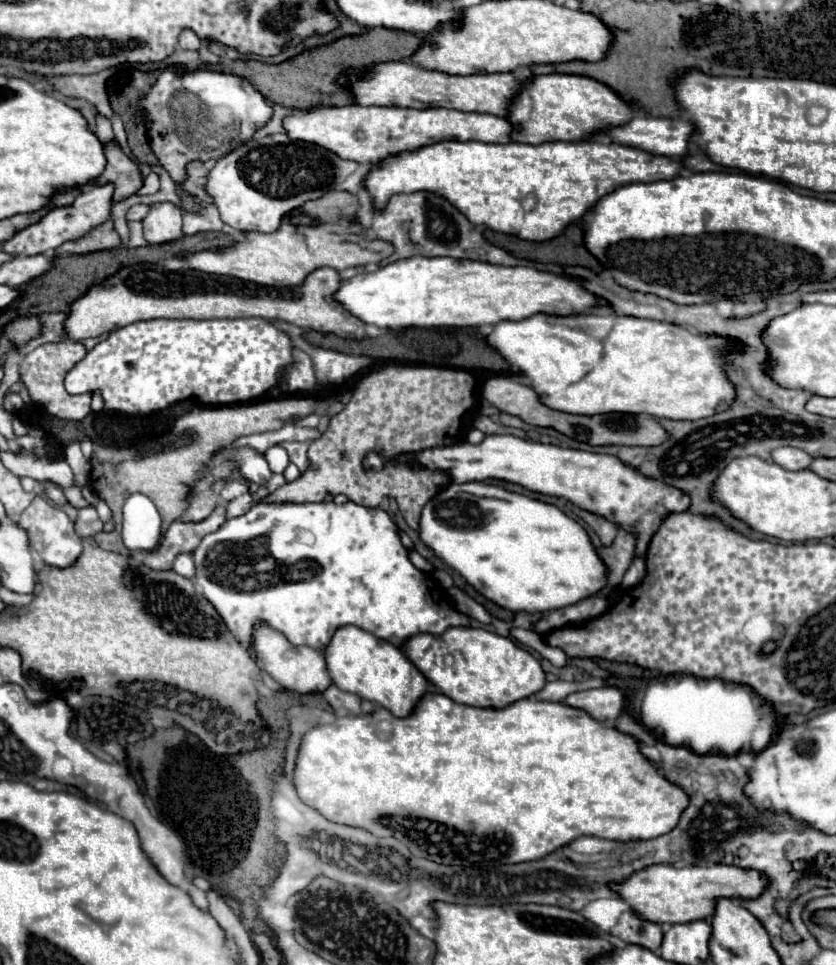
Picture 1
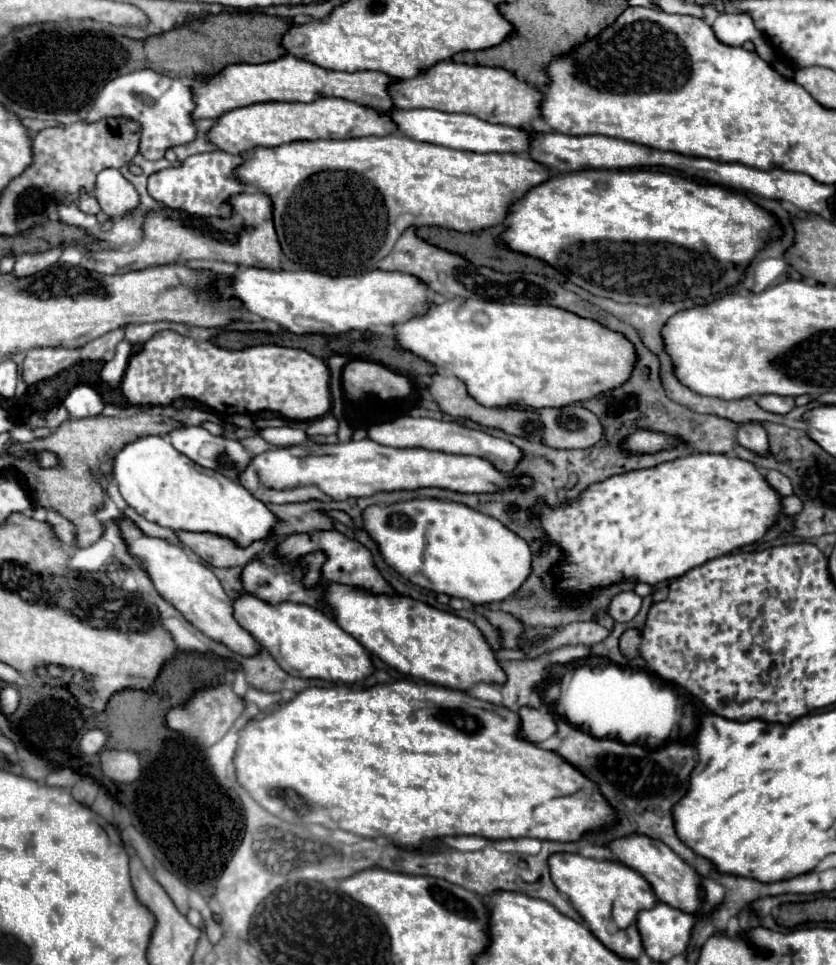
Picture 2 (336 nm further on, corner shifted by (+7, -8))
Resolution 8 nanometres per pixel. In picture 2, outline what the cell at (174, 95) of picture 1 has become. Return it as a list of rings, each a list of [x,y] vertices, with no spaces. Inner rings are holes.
[[[138,69],[110,79],[96,93],[86,115],[86,123],[94,123],[106,117],[126,117],[140,123],[140,155],[144,159],[156,161],[164,157],[166,149],[194,139],[196,129],[190,119],[192,109],[192,91],[180,79],[160,75],[152,69]]]

